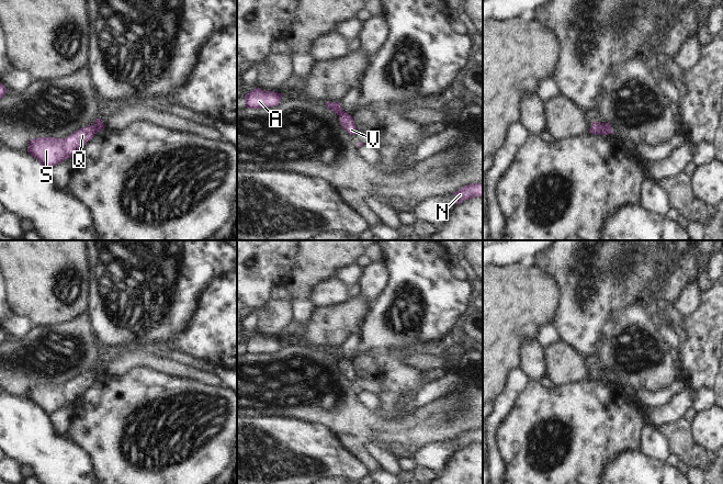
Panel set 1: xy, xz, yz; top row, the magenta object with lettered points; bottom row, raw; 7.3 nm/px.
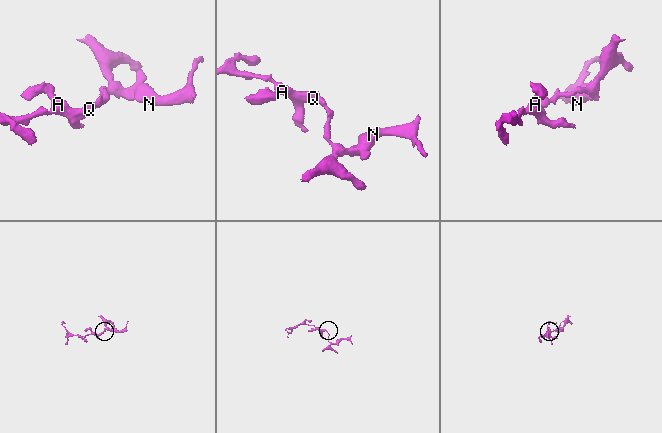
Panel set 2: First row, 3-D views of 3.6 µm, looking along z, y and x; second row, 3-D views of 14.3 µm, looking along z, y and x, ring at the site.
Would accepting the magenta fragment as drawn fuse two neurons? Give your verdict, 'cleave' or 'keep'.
cleave

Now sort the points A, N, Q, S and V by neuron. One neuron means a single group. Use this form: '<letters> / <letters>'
A Q S / N V

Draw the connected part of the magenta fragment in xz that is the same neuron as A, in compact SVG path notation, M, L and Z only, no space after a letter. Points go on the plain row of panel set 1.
M255 334L245 341L245 350L249 354L263 354L267 352L276 352L280 350L283 339L266 337Z

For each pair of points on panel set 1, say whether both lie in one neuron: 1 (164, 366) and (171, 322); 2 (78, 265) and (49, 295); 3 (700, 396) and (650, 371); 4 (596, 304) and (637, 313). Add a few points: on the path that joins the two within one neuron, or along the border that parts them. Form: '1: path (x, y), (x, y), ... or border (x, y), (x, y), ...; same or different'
1: border (145, 347), (160, 355); different
2: path (78, 274), (59, 295); same
3: border (676, 378), (657, 392), (647, 389); different
4: border (618, 311), (601, 333); different

